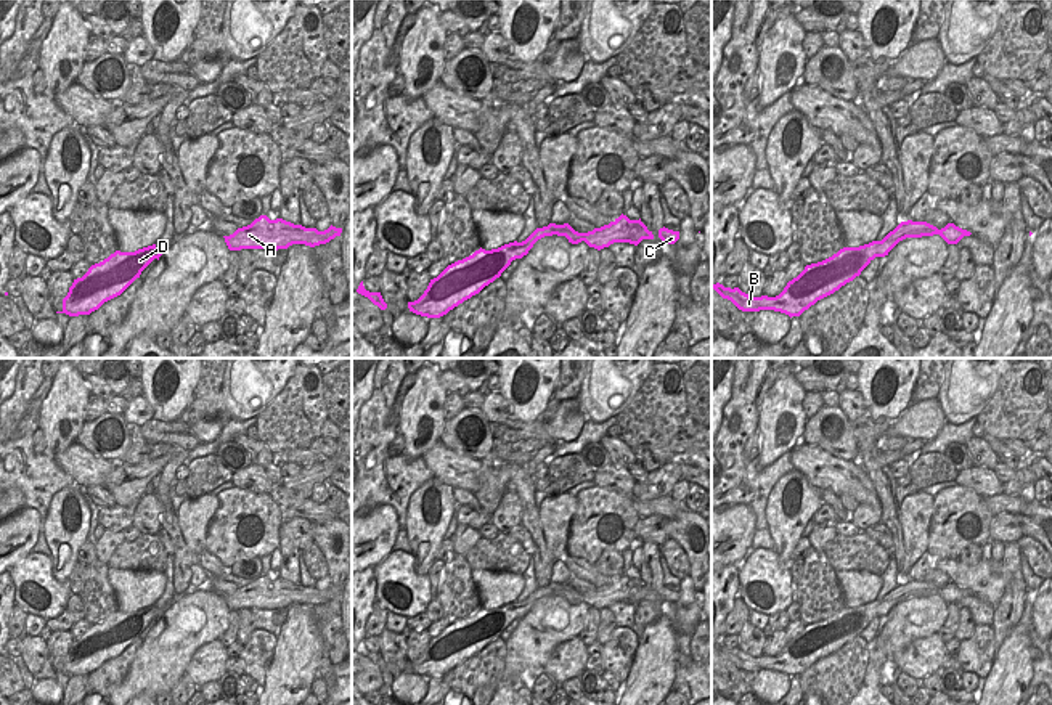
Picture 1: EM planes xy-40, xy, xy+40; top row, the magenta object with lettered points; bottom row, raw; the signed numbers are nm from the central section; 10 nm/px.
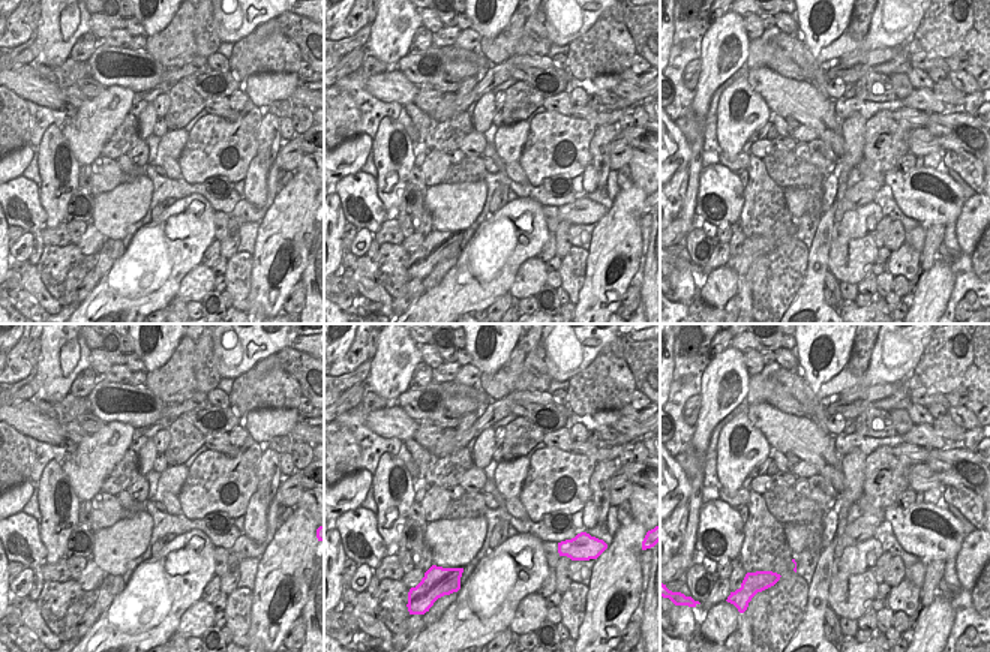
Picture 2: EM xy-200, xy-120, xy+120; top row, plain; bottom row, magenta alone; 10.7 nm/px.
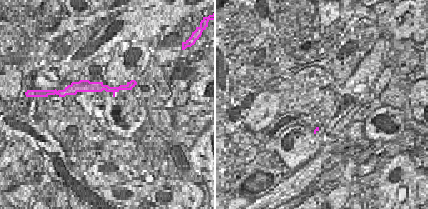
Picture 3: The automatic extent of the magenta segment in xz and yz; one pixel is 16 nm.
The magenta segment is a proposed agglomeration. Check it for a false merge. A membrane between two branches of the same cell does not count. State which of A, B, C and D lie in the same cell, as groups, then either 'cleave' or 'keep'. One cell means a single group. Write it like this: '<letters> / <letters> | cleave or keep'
A B C D | keep

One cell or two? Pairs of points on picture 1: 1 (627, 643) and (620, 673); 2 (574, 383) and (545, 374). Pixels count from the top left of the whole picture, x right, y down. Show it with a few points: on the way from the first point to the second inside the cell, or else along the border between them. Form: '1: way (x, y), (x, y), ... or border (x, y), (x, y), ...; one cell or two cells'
1: way (620, 651), (620, 665); one cell
2: border (561, 374), (553, 397); two cells

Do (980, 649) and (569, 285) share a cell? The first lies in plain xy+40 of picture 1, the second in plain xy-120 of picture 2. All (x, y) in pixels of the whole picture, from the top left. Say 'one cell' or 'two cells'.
one cell

